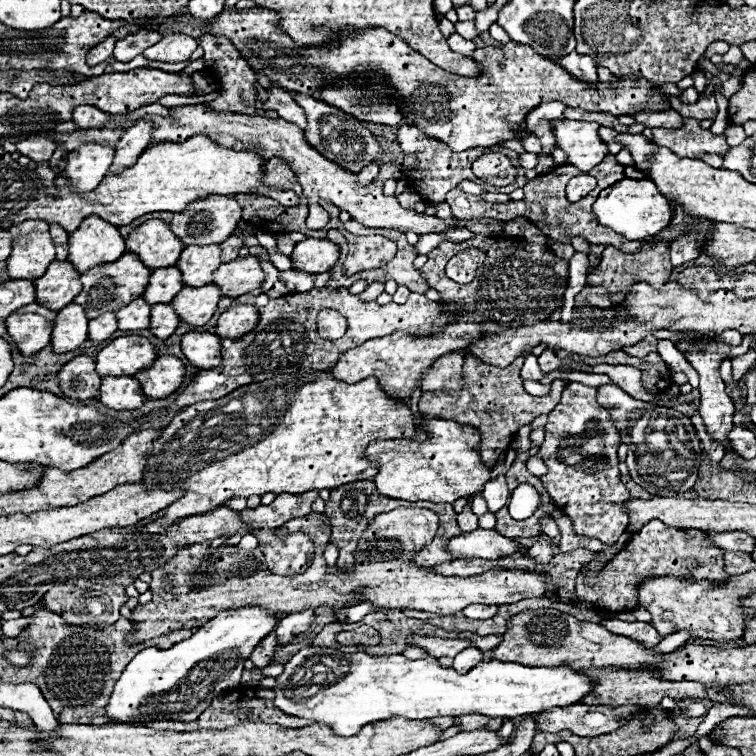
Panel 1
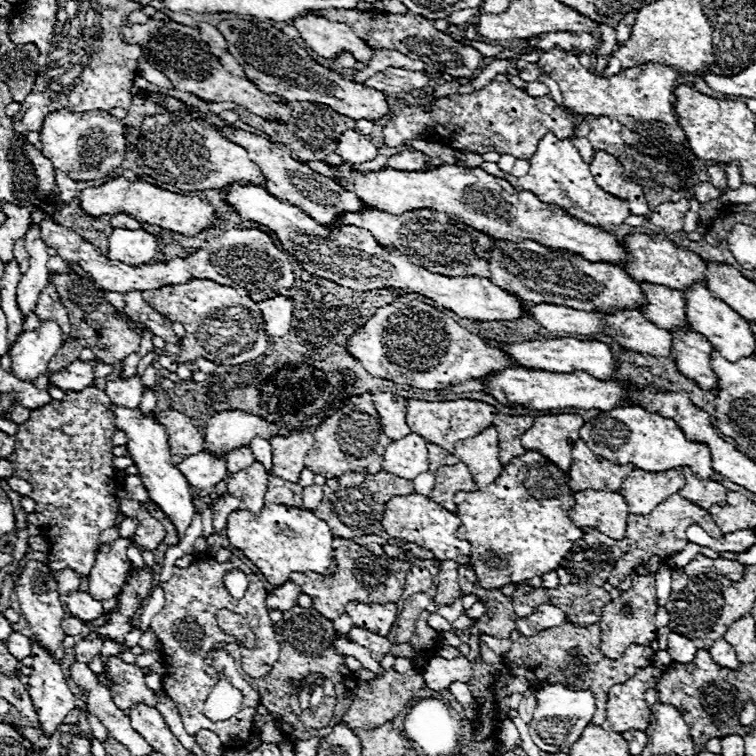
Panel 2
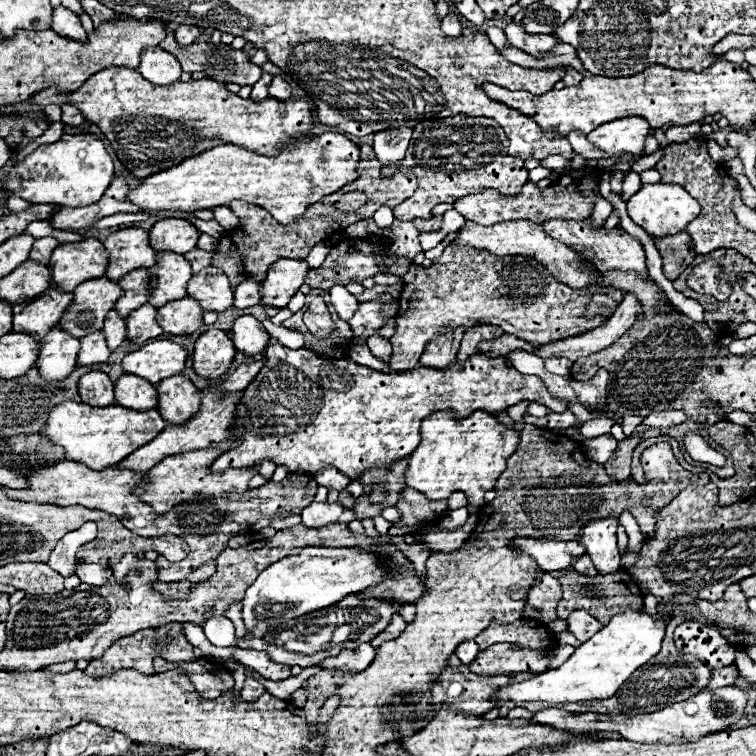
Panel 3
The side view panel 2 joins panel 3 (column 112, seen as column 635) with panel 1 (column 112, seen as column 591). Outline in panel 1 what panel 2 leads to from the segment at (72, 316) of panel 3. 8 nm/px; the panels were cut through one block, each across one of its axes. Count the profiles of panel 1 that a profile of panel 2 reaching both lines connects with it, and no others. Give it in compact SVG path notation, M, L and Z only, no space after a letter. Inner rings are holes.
M126 252L114 262L100 264L100 266L94 266L88 272L84 272L82 274L84 288L74 298L74 302L86 310L88 318L96 318L98 314L104 314L106 310L118 310L118 306L126 306L126 302L130 302L130 298L138 298L144 294L150 274L152 274L152 270L148 266L144 266L136 254Z

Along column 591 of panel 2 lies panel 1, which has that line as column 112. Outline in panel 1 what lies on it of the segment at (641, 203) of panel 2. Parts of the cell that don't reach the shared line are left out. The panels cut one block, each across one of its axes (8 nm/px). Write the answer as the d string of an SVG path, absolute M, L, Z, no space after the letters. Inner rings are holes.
M138 120L134 126L130 126L118 140L116 156L110 170L120 172L122 168L130 166L138 158L138 154L142 154L142 150L150 144L150 138L152 138L152 122Z

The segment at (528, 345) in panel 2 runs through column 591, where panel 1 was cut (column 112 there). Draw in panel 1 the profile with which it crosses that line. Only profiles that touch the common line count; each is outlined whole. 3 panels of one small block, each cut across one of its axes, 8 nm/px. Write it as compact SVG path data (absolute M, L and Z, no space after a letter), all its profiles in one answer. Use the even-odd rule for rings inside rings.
M122 336L112 340L96 354L96 372L100 376L134 376L156 360L154 346L144 336Z

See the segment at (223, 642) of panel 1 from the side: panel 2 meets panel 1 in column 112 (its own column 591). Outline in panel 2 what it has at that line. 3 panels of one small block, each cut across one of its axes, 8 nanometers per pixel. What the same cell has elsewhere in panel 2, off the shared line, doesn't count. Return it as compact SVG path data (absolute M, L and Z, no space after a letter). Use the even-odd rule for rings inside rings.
M546 684L536 688L536 712L534 712L534 730L532 740L544 752L566 752L580 736L582 730L590 724L596 712L596 698L590 690L572 690L562 684Z

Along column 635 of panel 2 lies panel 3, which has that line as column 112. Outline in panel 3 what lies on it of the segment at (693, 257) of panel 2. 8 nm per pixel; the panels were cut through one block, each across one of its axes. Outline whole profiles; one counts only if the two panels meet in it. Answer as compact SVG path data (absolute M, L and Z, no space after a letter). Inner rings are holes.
M142 228L118 230L104 240L104 246L110 252L110 264L106 270L110 280L120 280L136 268L154 266L154 254L158 254L148 242L148 232Z

